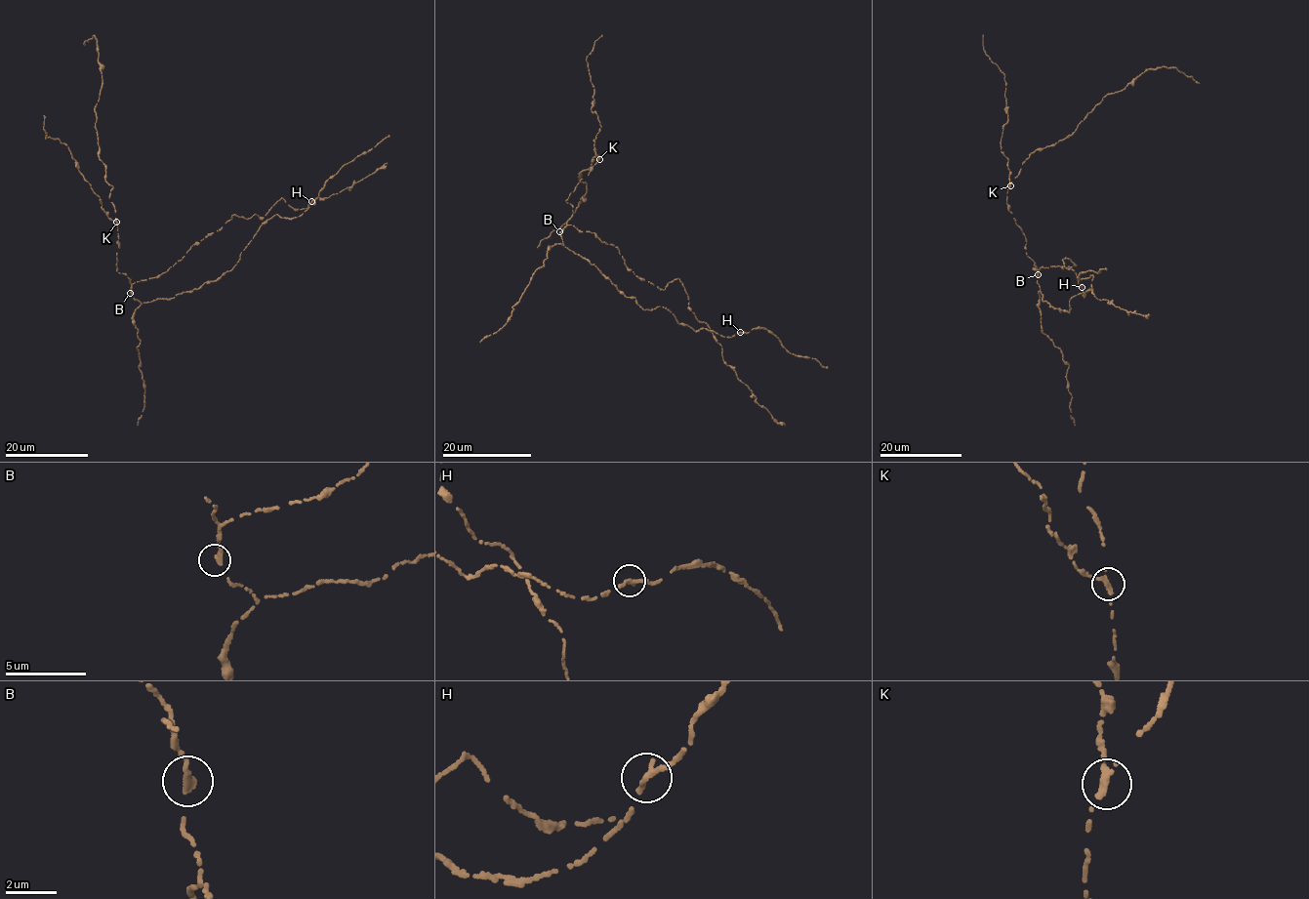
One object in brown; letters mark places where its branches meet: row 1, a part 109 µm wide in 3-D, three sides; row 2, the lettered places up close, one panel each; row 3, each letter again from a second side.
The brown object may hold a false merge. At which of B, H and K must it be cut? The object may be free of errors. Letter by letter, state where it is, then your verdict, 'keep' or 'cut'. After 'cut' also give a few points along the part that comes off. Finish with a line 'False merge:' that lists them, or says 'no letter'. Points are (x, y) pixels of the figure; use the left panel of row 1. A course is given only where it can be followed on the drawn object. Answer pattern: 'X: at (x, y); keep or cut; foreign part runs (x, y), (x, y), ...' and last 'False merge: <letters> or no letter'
B: at (130, 293); keep
H: at (311, 201); keep
K: at (116, 222); cut; foreign part runs (117, 223), (95, 127), (102, 79), (98, 40), (95, 35), (84, 44)
False merge: K

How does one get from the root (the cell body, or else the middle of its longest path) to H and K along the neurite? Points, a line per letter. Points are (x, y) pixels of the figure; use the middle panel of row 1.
H: (565, 227), (564, 247), (642, 309), (660, 306), (694, 330), (724, 337), (740, 332)
K: (565, 227), (573, 214), (571, 204), (566, 201), (599, 158)

